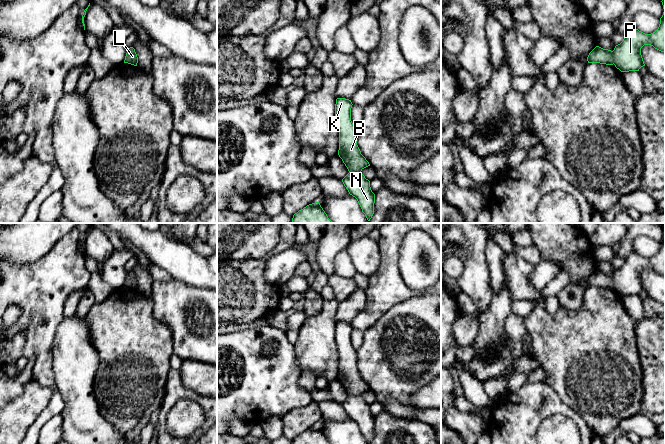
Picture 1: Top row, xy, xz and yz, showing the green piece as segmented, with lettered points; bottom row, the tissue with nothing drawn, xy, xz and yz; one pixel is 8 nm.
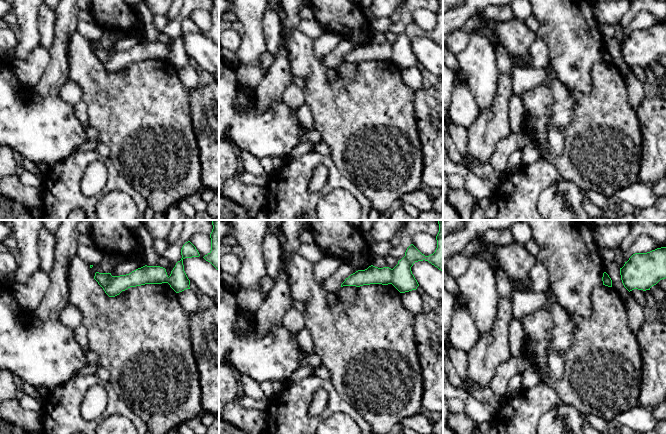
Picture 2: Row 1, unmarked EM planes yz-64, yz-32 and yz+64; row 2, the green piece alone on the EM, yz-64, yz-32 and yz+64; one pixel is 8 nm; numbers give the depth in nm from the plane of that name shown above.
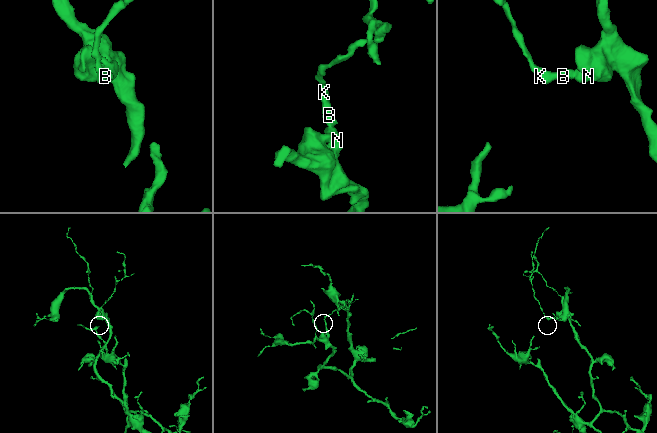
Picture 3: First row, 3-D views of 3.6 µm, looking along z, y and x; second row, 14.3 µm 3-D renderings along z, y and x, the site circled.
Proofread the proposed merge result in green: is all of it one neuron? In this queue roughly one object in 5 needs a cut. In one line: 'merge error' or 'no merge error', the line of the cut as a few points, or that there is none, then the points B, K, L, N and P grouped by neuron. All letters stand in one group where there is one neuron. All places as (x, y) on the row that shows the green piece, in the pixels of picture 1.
merge error; cut in yz along (612, 51), (614, 63); B K / L N P

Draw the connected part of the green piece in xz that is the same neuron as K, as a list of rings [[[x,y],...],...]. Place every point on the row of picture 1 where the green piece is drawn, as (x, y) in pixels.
[[[337,98],[335,104],[335,119],[339,131],[338,155],[349,172],[362,171],[370,166],[361,154],[357,145],[357,130],[351,121],[352,102],[349,99]]]

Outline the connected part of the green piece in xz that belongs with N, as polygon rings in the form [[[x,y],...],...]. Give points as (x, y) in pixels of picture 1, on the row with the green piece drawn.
[[[361,171],[349,172],[342,182],[349,194],[355,197],[368,221],[374,214],[375,194],[370,187],[370,181]]]

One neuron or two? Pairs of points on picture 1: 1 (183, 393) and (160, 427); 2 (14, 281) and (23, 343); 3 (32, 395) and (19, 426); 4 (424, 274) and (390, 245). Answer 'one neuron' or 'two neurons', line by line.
1: one neuron
2: one neuron
3: one neuron
4: two neurons

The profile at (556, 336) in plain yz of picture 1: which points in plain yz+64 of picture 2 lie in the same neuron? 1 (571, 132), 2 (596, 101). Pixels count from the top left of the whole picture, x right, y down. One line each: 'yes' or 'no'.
1: yes
2: yes

